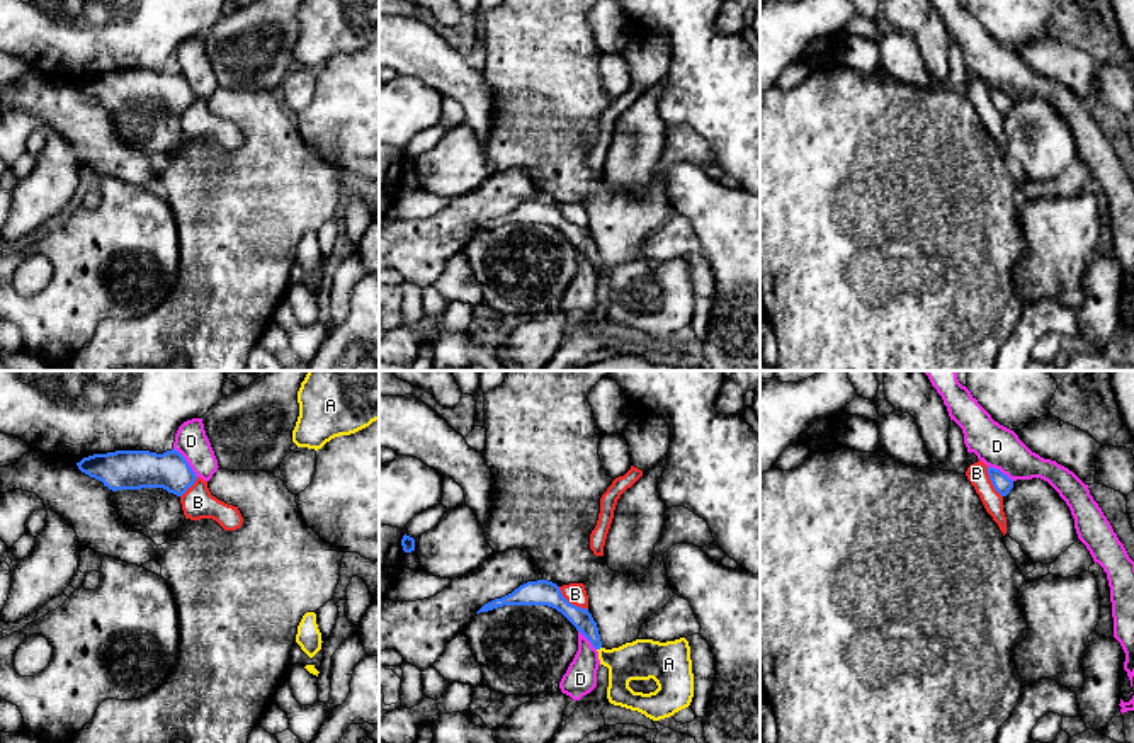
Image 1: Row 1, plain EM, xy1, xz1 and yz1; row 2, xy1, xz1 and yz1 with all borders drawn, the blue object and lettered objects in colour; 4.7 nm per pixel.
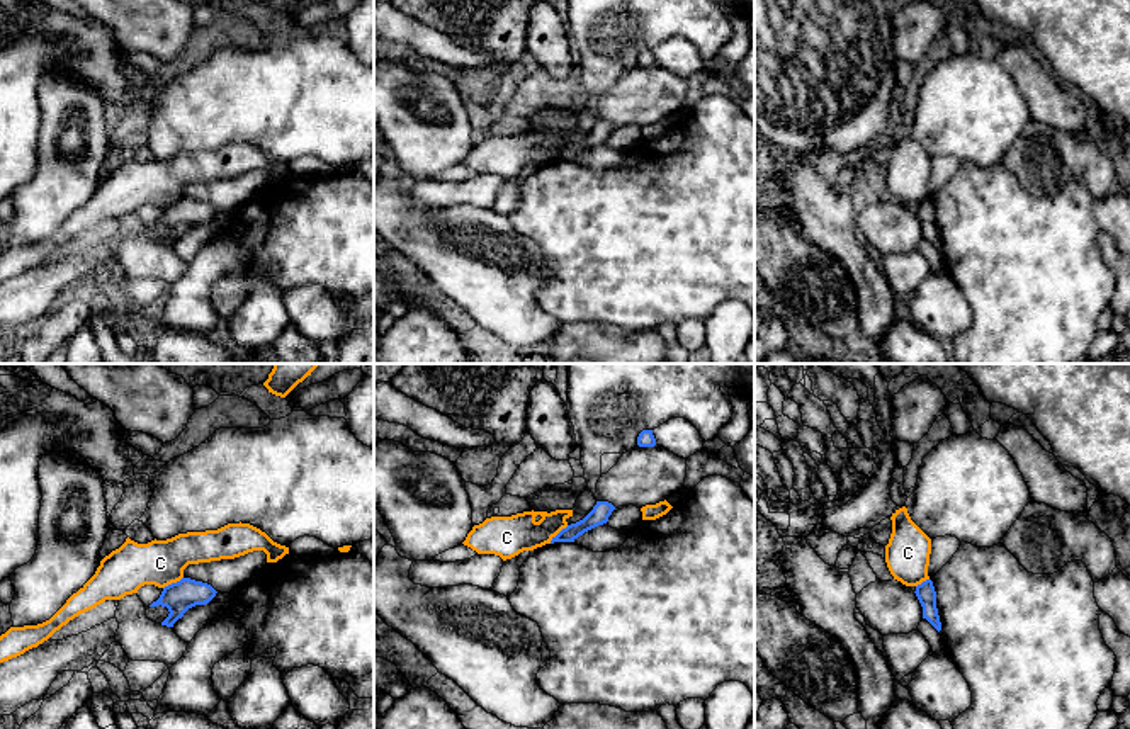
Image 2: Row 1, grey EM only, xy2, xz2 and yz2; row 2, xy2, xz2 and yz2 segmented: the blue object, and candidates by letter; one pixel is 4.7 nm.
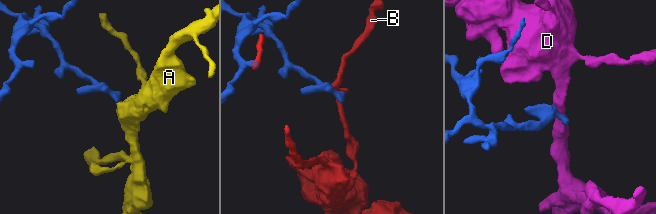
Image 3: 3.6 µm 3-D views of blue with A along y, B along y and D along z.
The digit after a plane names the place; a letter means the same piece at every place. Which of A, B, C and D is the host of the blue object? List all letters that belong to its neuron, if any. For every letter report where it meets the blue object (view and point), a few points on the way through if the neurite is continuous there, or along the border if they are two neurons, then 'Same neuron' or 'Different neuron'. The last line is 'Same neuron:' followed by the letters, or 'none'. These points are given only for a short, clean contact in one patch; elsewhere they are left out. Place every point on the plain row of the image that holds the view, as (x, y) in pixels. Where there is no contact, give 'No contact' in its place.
A: Touches blue at xz1 (599, 267). Path across: xz1 (582, 238), (599, 267), (609, 277), (643, 277). Same neuron
B: Touches blue at xz1 (572, 223). Boundary: xz1 (558, 206), (570, 221), (587, 228). Different neuron
C: Touches blue at xz2 (558, 153). Boundary: xz2 (568, 145), (549, 162). Different neuron
D: Touches blue at xy1 (187, 82). Boundary: xy1 (174, 67), (196, 96). Different neuron
Same neuron: A

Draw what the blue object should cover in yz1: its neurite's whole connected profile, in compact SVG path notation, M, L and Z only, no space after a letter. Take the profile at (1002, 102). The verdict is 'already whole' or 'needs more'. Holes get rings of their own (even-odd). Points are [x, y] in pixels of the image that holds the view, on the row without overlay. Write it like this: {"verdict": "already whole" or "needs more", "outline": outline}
{"verdict": "already whole", "outline": "M988 85L988 94L989 94L989 99L991 99L995 109L1001 116L1006 116L1010 112L1010 109L1013 107L1013 99L1010 99L1000 88L995 88L995 87L989 87L989 85Z"}

